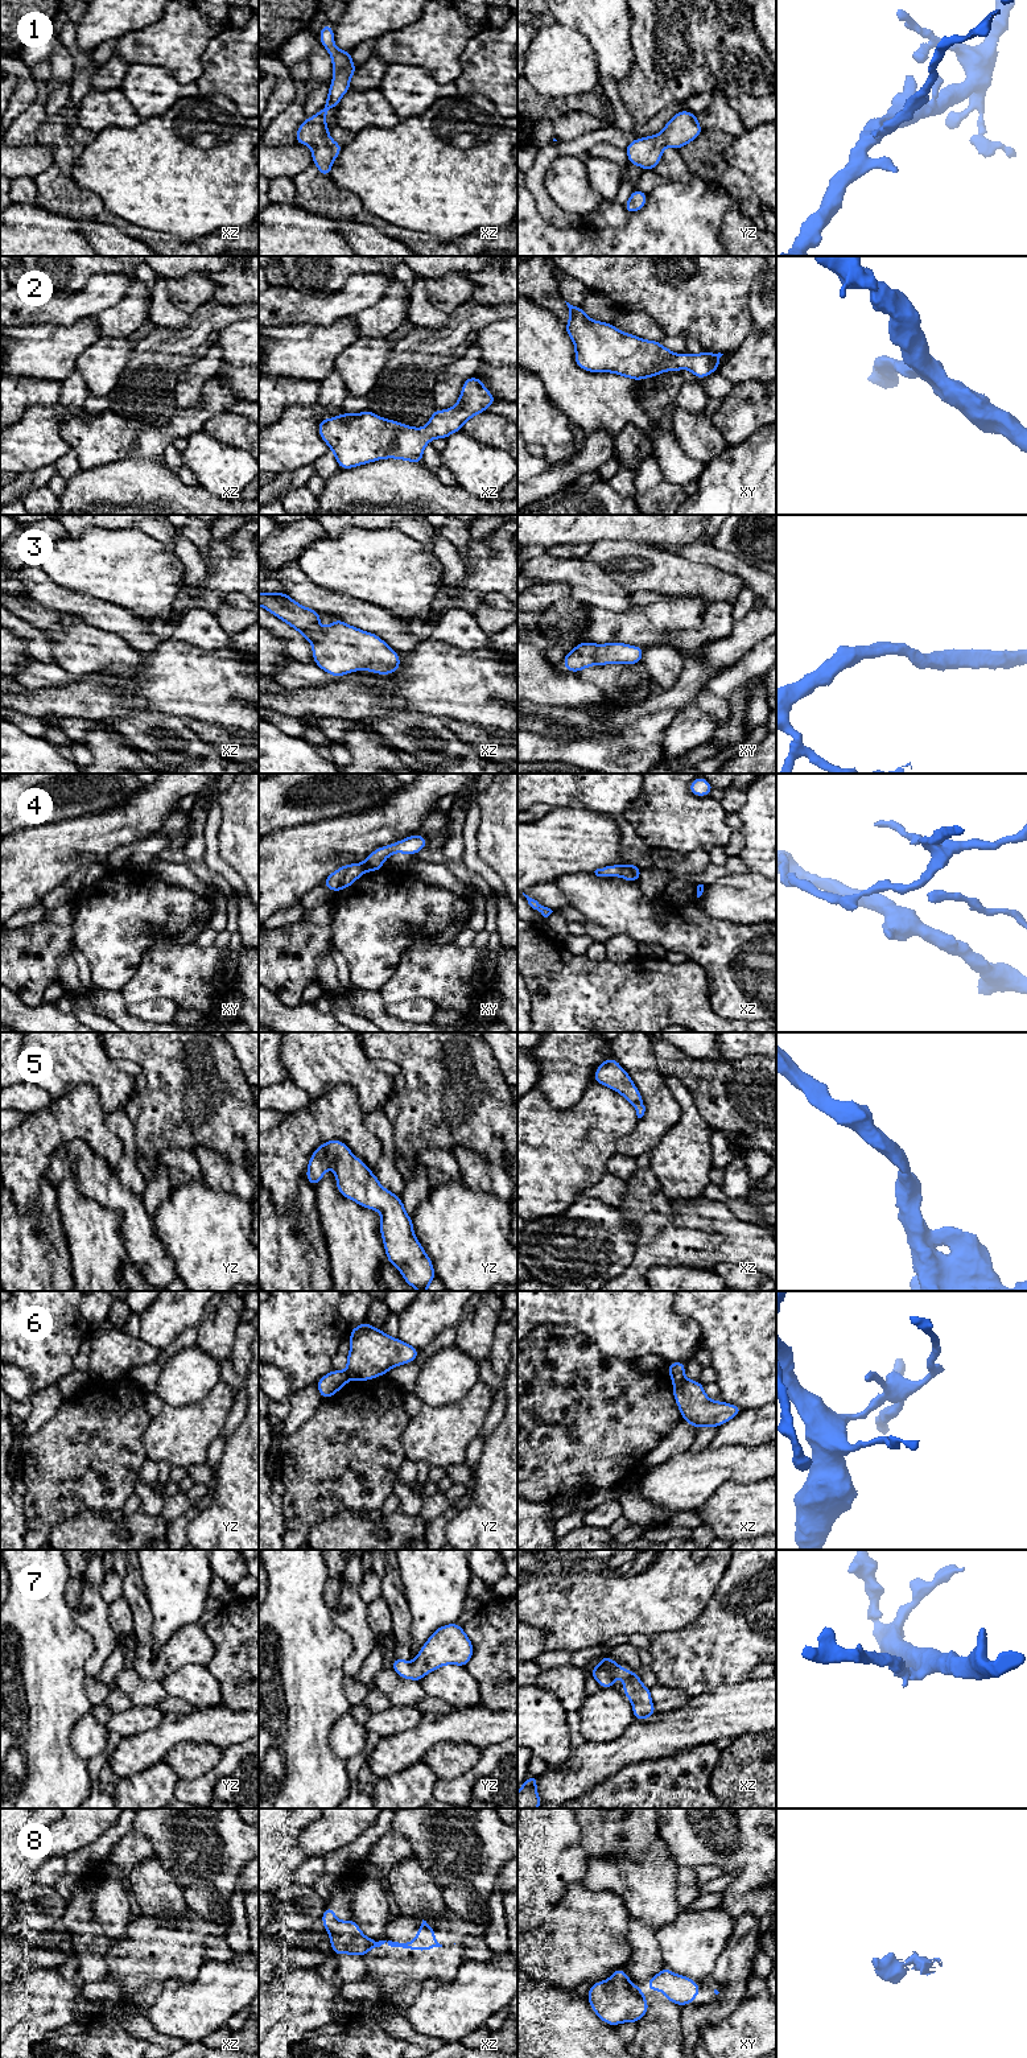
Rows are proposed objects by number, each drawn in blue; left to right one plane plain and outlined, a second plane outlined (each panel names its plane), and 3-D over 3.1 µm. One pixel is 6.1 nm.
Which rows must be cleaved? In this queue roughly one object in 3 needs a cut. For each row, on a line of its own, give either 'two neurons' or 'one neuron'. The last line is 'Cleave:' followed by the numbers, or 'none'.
1: one neuron
2: one neuron
3: one neuron
4: two neurons
5: one neuron
6: two neurons
7: one neuron
8: two neurons
Cleave: 4, 6, 8

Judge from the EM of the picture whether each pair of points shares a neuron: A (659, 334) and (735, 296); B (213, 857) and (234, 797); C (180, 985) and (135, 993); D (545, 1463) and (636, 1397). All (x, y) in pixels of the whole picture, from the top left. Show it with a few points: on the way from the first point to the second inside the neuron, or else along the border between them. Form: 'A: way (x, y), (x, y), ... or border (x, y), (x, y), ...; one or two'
A: border (639, 312), (644, 312), (667, 335); two
B: border (219, 811), (218, 853), (232, 869); two
C: way (169, 981), (148, 981), (145, 984); one
D: way (568, 1440), (589, 1419), (614, 1414); one

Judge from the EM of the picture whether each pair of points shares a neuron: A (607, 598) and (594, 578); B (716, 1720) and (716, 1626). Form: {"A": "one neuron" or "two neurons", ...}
{"A": "one neuron", "B": "two neurons"}

